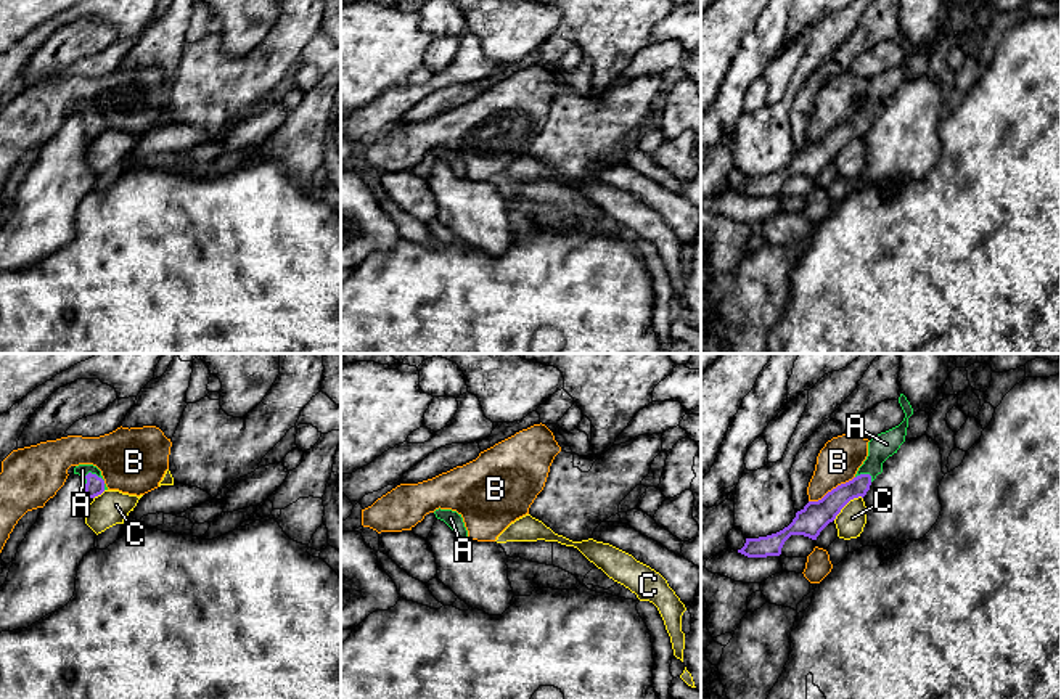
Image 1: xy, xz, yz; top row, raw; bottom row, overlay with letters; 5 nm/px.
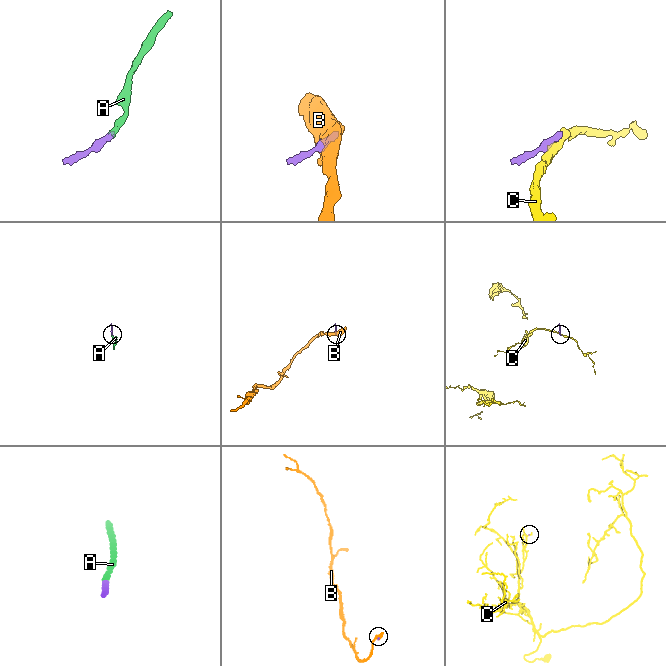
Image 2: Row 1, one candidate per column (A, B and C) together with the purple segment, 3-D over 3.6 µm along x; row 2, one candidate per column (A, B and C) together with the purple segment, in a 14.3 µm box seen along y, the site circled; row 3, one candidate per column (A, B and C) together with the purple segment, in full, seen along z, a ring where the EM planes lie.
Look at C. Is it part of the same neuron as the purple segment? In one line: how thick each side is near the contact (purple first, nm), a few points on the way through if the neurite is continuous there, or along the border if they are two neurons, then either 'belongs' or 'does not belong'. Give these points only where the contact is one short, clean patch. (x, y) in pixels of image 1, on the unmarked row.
calibres 150 and 140 nm; border yz (862, 137), (854, 137), (833, 159); does not belong

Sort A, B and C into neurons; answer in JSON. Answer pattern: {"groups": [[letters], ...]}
{"groups": [["A"], ["B"], ["C"]]}

